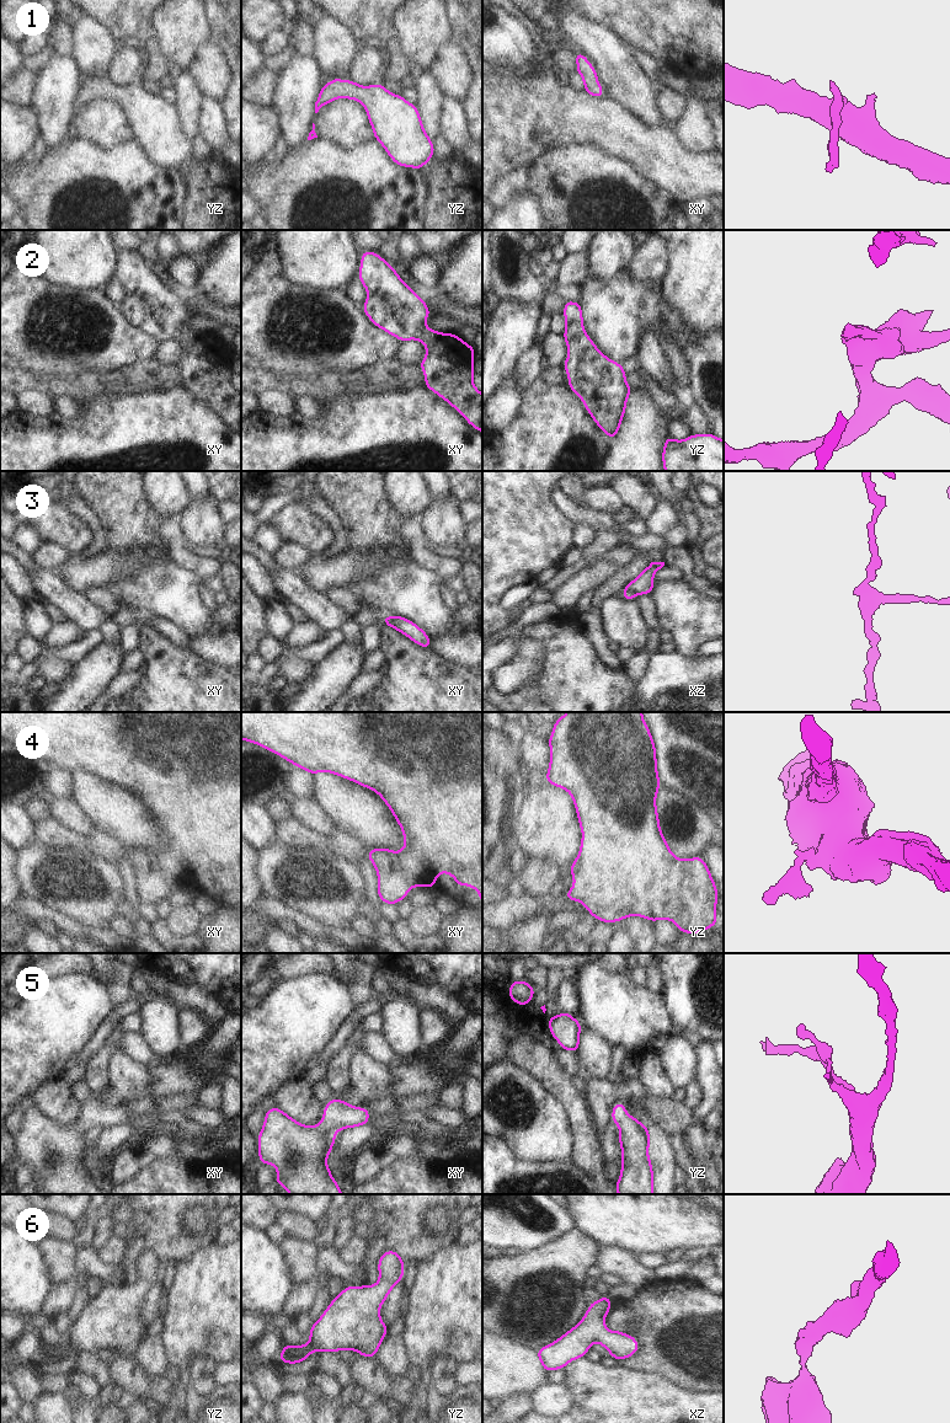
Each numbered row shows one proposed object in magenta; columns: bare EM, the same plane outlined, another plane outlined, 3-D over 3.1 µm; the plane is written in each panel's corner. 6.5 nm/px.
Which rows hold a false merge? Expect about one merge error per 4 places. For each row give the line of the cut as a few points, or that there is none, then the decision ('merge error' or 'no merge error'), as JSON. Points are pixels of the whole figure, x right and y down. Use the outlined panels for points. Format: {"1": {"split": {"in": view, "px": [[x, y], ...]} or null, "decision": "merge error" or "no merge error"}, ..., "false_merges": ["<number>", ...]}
{"1": {"split": null, "decision": "no merge error"}, "2": {"split": null, "decision": "no merge error"}, "3": {"split": {"in": "xz", "px": [[624, 589], [636, 594]]}, "decision": "merge error"}, "4": {"split": null, "decision": "no merge error"}, "5": {"split": null, "decision": "no merge error"}, "6": {"split": null, "decision": "no merge error"}, "false_merges": ["3"]}

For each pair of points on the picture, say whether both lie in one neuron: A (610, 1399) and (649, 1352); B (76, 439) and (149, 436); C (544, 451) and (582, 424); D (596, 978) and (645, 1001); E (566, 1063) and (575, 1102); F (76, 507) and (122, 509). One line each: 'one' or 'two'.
A: two
B: one
C: one
D: one
E: two
F: two

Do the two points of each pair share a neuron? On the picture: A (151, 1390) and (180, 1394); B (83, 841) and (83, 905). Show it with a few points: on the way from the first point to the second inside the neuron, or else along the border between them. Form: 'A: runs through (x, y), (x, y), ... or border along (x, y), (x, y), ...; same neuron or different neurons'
A: border along (174, 1383), (174, 1399), (160, 1408); different neurons
B: border along (54, 846), (78, 848), (110, 861); different neurons

